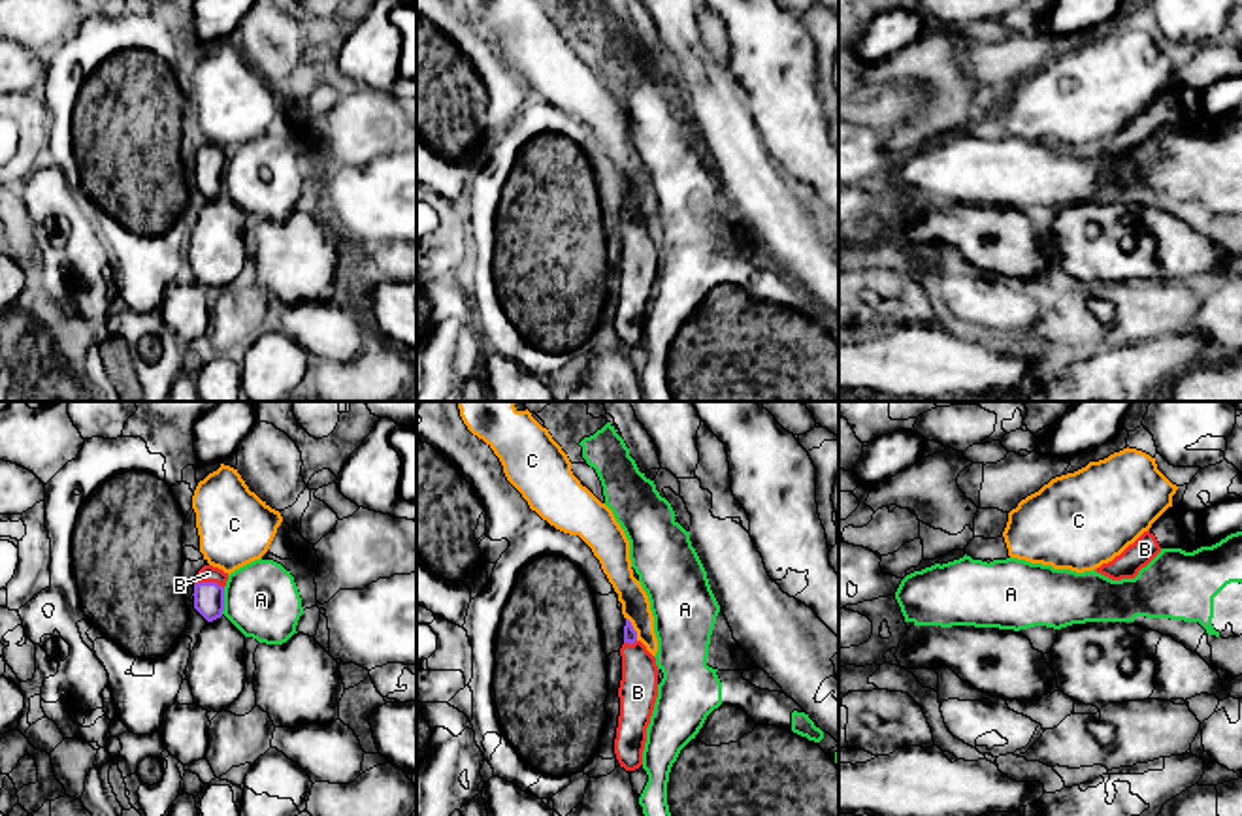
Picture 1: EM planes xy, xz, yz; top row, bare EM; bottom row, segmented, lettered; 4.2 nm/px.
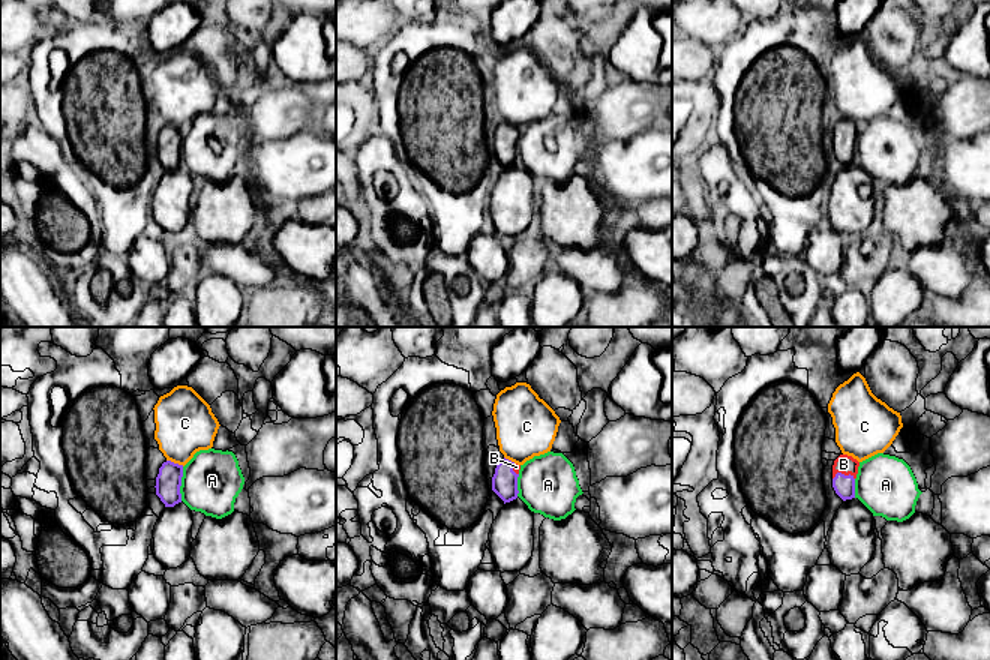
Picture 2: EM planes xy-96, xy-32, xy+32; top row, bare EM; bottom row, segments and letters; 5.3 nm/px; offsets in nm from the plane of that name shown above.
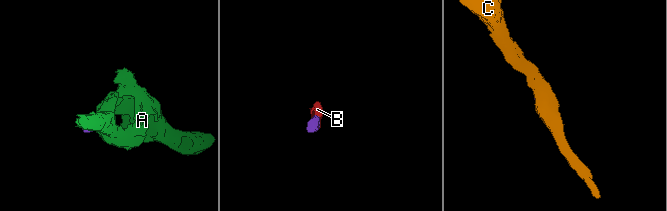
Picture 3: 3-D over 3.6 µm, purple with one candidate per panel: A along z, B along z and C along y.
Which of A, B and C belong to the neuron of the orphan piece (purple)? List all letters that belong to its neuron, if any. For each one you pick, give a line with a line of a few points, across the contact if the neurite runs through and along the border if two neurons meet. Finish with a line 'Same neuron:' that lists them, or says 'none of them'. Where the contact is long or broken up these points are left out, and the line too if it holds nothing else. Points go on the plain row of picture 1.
B: line xy (208, 174), (210, 161), (208, 151)
Same neuron: B

